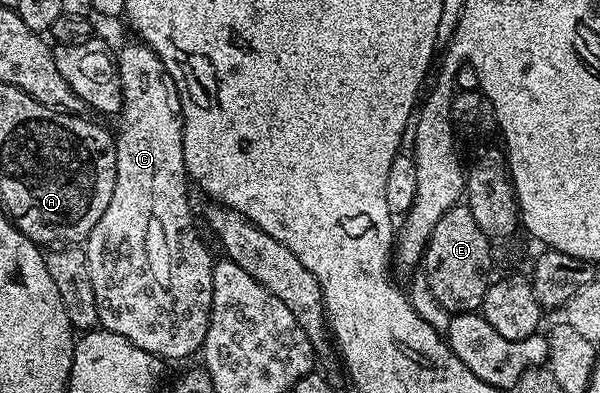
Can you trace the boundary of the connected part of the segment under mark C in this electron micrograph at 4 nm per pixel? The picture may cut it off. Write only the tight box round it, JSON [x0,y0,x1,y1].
[85,39,213,361]

